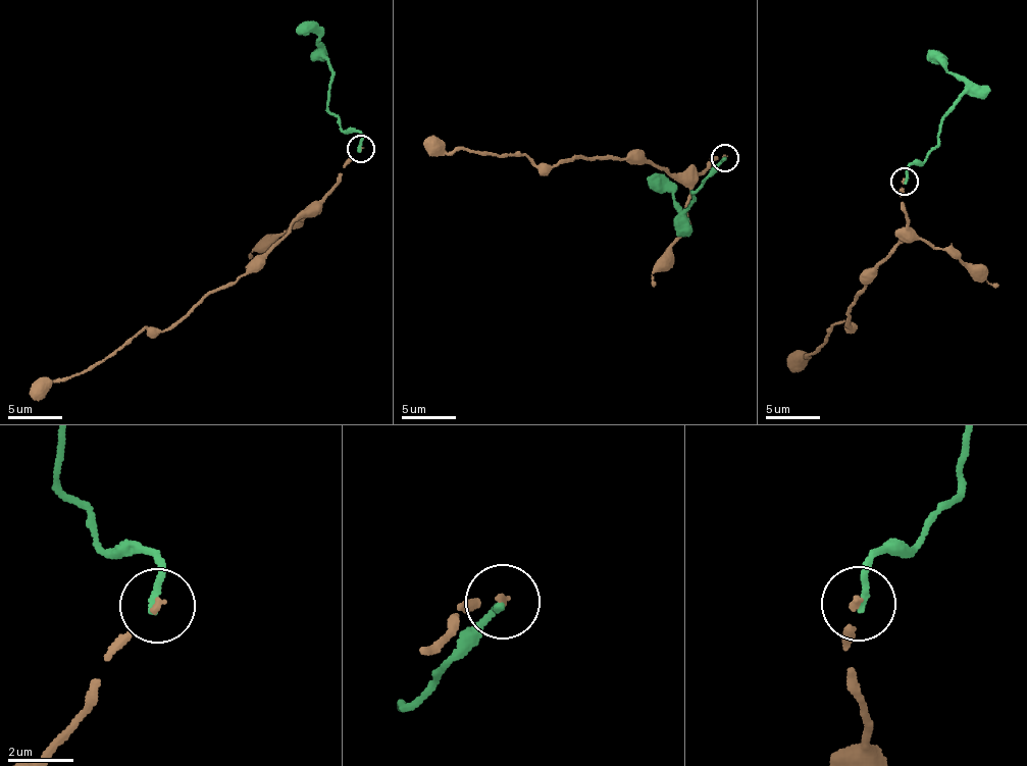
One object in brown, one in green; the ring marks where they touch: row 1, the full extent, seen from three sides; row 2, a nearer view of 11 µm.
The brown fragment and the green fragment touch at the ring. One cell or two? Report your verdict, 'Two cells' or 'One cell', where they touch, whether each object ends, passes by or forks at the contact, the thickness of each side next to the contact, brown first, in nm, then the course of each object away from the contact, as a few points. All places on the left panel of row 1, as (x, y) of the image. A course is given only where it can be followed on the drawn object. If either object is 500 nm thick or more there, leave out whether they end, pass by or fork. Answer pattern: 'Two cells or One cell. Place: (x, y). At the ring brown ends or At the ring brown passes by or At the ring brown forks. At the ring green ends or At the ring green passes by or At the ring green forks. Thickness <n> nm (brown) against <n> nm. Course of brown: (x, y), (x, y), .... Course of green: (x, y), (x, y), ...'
Two cells. Place: (360, 149). At the ring brown ends. At the ring green ends. Thickness 140 nm (brown) against 220 nm. Course of brown: (361, 150), (343, 166), (339, 183), (248, 271), (203, 295), (168, 328), (139, 329), (101, 362), (31, 396). Course of green: (361, 149), (360, 136), (344, 131), (327, 110), (331, 79), (315, 33), (296, 30)

